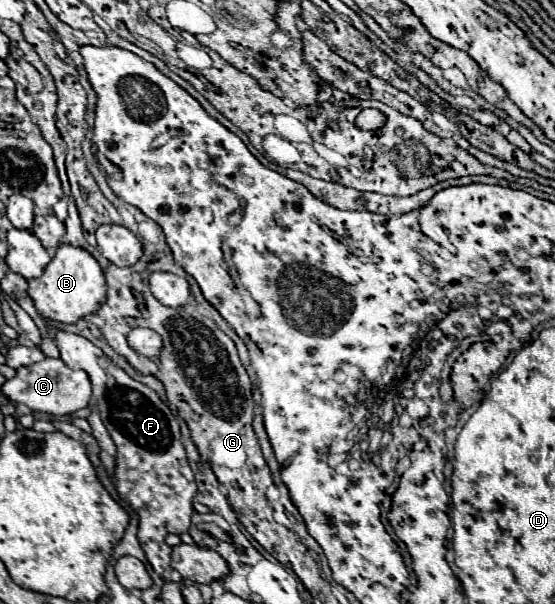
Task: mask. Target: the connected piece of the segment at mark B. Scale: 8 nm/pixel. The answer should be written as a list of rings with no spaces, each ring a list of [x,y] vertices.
[[[62,244],[52,262],[46,266],[44,274],[28,280],[28,296],[46,320],[74,324],[86,314],[98,312],[98,308],[106,302],[106,280],[92,254],[88,254],[84,248]]]

